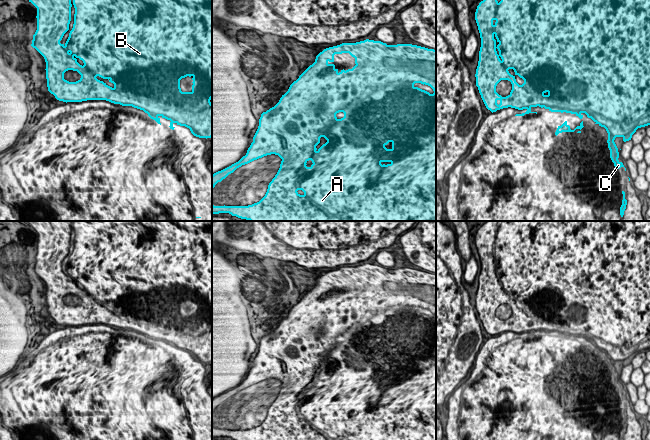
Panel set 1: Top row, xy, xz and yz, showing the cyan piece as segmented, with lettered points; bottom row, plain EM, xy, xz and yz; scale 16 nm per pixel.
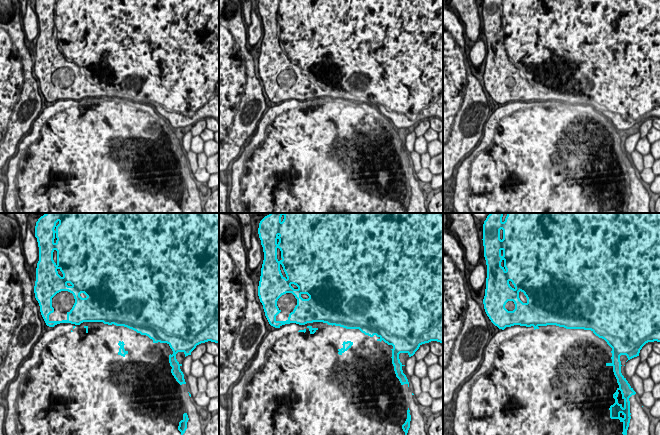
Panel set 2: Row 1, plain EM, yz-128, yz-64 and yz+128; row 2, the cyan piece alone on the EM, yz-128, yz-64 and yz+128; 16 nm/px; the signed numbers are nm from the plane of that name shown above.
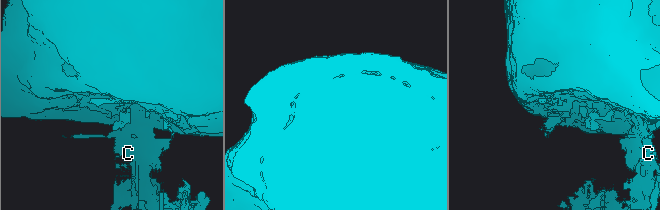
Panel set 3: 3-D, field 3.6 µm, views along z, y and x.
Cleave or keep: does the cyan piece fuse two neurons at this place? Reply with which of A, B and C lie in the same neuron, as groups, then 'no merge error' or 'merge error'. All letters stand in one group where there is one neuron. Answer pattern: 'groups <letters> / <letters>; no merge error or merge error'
groups A B C; no merge error

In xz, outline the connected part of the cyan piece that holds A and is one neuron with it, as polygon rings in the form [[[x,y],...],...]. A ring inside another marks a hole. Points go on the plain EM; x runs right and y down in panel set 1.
[[[369,263],[356,267],[342,267],[340,269],[324,273],[316,280],[315,286],[310,289],[299,300],[299,302],[290,309],[288,315],[282,319],[279,326],[274,331],[261,338],[258,353],[253,361],[253,366],[248,372],[246,379],[231,390],[214,397],[212,399],[212,412],[214,412],[218,406],[221,406],[229,398],[233,397],[242,389],[248,388],[254,384],[271,378],[278,379],[282,385],[277,398],[268,409],[265,420],[259,426],[248,430],[214,430],[212,428],[212,438],[229,437],[232,440],[436,440],[436,274],[412,268],[387,269],[381,265],[374,265]],[[342,277],[349,277],[352,281],[354,281],[356,289],[352,293],[348,293],[346,295],[343,293],[339,296],[333,288],[334,279]],[[415,307],[421,307],[423,309],[425,308],[430,310],[434,317],[430,318],[425,314],[415,311]]]

